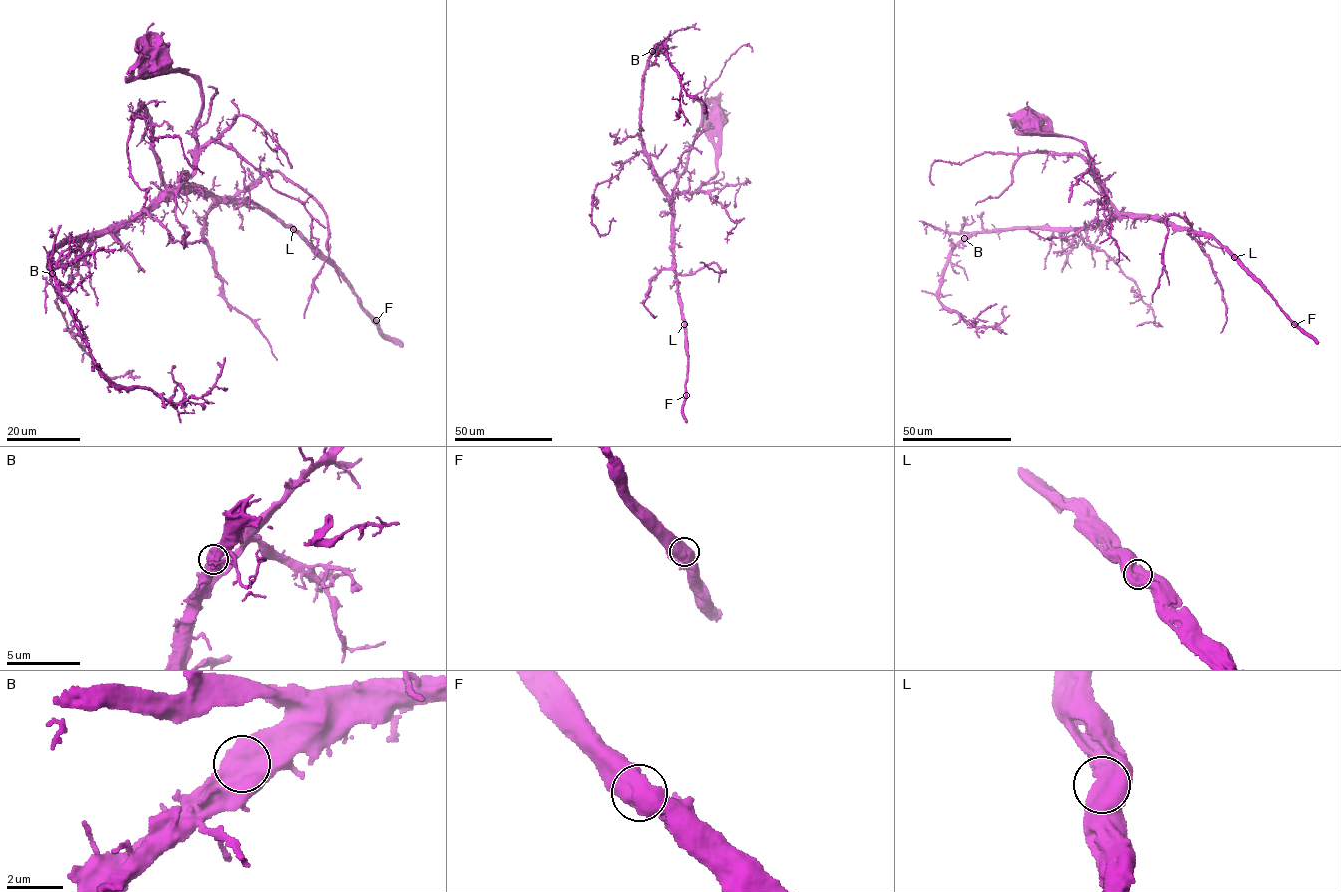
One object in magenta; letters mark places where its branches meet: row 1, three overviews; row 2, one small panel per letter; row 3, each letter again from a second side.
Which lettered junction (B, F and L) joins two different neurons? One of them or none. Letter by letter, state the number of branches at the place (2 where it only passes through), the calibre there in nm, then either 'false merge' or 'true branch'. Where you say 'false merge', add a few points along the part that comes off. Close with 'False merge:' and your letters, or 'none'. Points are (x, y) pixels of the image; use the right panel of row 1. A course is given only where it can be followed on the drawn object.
B: 2 branches meet; 700 nm thick; true branch
F: 2 branches meet; 700 nm thick; true branch
L: 2 branches meet; 750 nm thick; true branch
False merge: none

